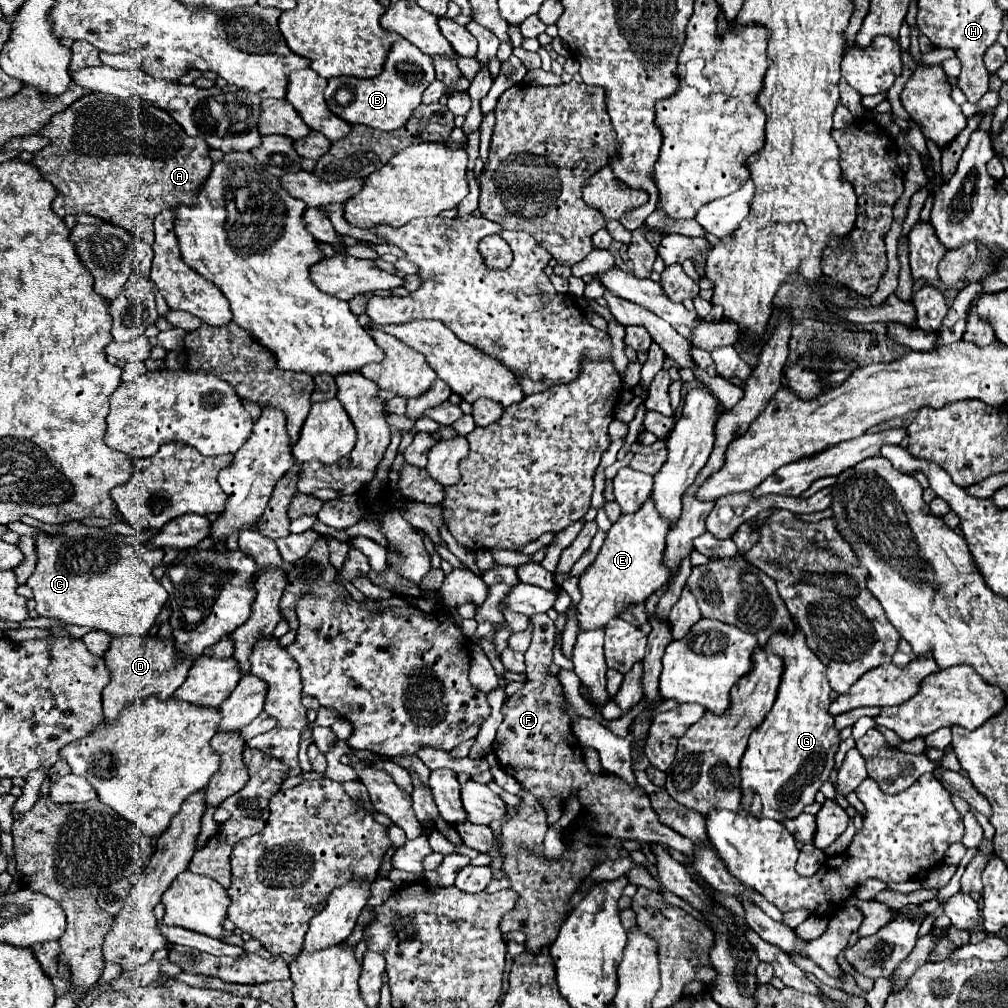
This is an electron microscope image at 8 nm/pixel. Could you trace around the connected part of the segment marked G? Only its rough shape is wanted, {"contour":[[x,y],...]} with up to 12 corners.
{"contour":[[798,629],[740,763],[742,807],[782,823],[814,803],[840,735],[824,663]]}

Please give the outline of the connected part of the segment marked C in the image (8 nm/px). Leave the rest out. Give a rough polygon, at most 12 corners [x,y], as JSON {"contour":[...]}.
{"contour":[[66,523],[36,537],[40,617],[146,637],[164,551]]}

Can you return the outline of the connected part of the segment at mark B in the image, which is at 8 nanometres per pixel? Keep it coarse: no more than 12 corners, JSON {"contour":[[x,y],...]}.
{"contour":[[396,41],[378,77],[334,77],[332,113],[402,127],[436,79],[434,61]]}

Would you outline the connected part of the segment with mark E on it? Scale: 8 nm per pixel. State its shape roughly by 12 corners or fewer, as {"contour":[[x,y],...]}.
{"contour":[[646,501],[580,577],[578,631],[668,583],[668,523]]}

